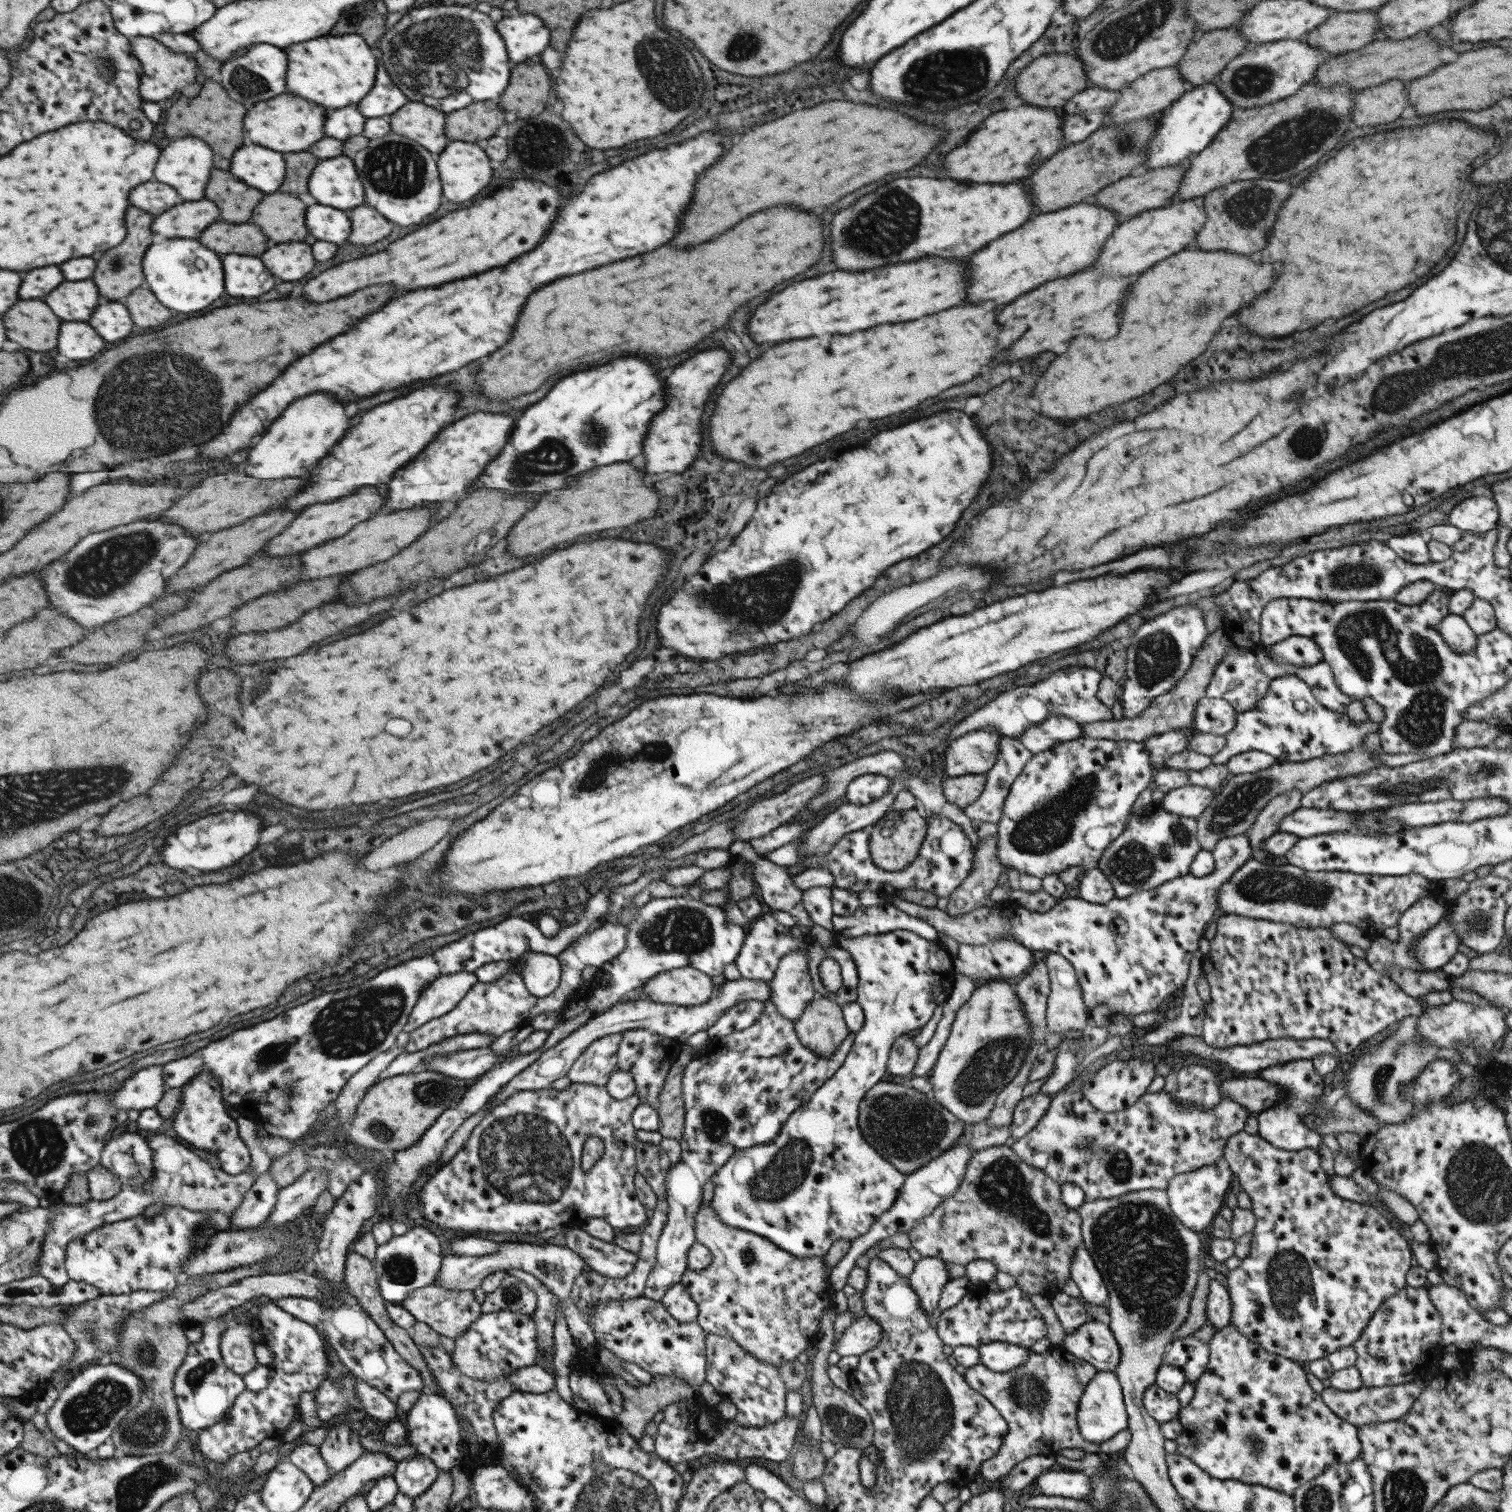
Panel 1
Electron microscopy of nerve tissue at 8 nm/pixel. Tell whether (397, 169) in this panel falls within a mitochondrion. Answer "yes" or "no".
yes

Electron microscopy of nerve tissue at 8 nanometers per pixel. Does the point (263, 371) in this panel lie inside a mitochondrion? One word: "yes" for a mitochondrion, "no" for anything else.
no

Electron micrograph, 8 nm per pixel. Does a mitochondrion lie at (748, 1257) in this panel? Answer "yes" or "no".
yes

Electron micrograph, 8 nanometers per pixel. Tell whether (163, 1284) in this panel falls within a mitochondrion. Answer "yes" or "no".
no

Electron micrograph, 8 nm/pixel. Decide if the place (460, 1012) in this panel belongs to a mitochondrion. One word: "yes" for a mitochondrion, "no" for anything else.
no

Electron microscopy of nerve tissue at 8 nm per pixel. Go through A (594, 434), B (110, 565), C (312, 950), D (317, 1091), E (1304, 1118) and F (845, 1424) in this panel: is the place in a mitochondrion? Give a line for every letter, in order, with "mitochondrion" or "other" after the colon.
A: mitochondrion
B: mitochondrion
C: other
D: other
E: other
F: mitochondrion

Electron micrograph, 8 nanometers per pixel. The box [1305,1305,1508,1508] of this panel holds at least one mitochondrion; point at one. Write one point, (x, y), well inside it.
(1438, 1472)

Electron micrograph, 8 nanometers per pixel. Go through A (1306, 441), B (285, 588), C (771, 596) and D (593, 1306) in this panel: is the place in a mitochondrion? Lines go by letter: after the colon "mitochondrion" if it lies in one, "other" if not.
A: mitochondrion
B: other
C: mitochondrion
D: other

